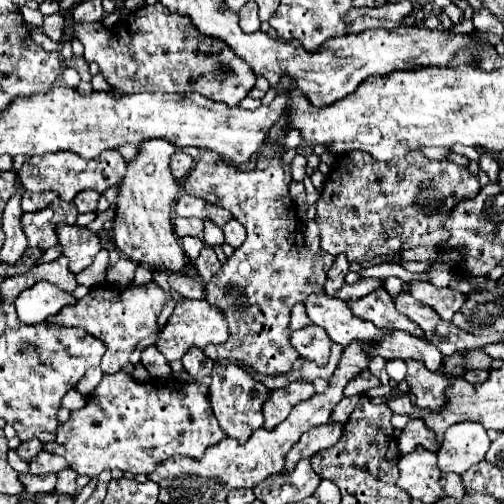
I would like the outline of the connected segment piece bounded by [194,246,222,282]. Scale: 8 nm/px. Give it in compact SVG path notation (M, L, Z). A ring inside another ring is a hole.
M204 246L204 248L202 248L202 252L200 252L200 256L196 258L194 264L196 264L198 274L204 278L204 282L210 282L210 278L212 278L212 276L220 270L220 266L222 266L210 246Z

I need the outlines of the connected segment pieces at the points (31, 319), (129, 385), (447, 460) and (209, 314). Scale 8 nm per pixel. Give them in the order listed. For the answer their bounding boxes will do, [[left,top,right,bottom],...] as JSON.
[[14,282,76,324],[44,374,224,476],[438,422,490,474],[154,300,228,362]]

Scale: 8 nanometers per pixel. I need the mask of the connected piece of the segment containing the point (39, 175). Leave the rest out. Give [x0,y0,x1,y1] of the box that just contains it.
[18,150,126,202]

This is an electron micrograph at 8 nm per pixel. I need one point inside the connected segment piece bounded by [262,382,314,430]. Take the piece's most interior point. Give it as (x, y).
(277, 407)

